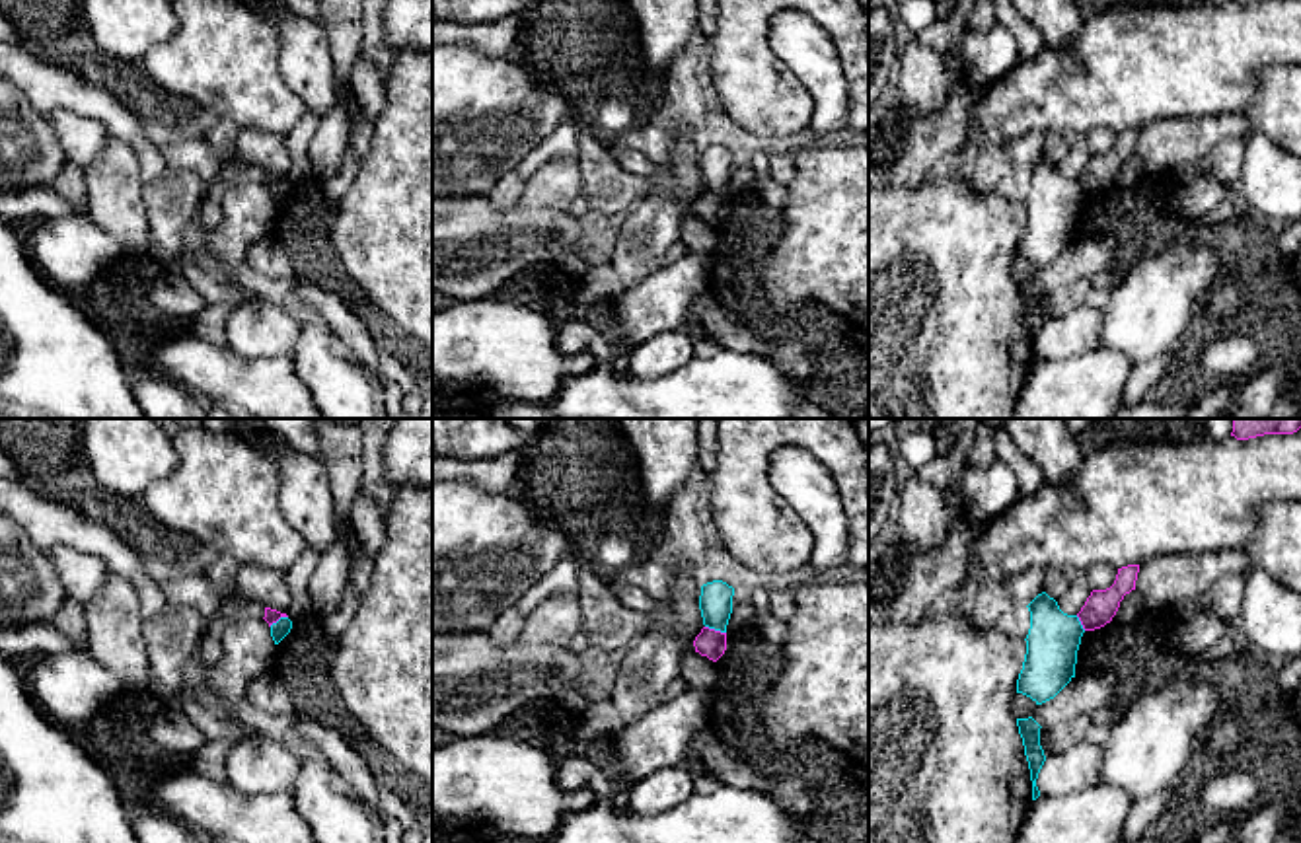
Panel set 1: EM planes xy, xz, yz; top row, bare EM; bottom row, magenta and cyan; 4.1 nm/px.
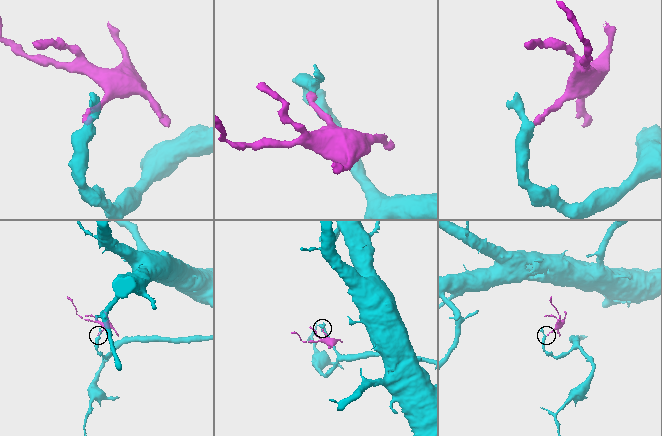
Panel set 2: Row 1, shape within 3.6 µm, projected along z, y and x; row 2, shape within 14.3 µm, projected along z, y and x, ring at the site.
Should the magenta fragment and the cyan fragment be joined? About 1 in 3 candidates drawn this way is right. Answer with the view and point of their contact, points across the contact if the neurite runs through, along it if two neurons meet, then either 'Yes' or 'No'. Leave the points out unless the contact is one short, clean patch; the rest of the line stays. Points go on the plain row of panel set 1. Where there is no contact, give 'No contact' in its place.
Touches magenta at xz (713, 193). Boundary: xz (706, 189), (725, 197). No

